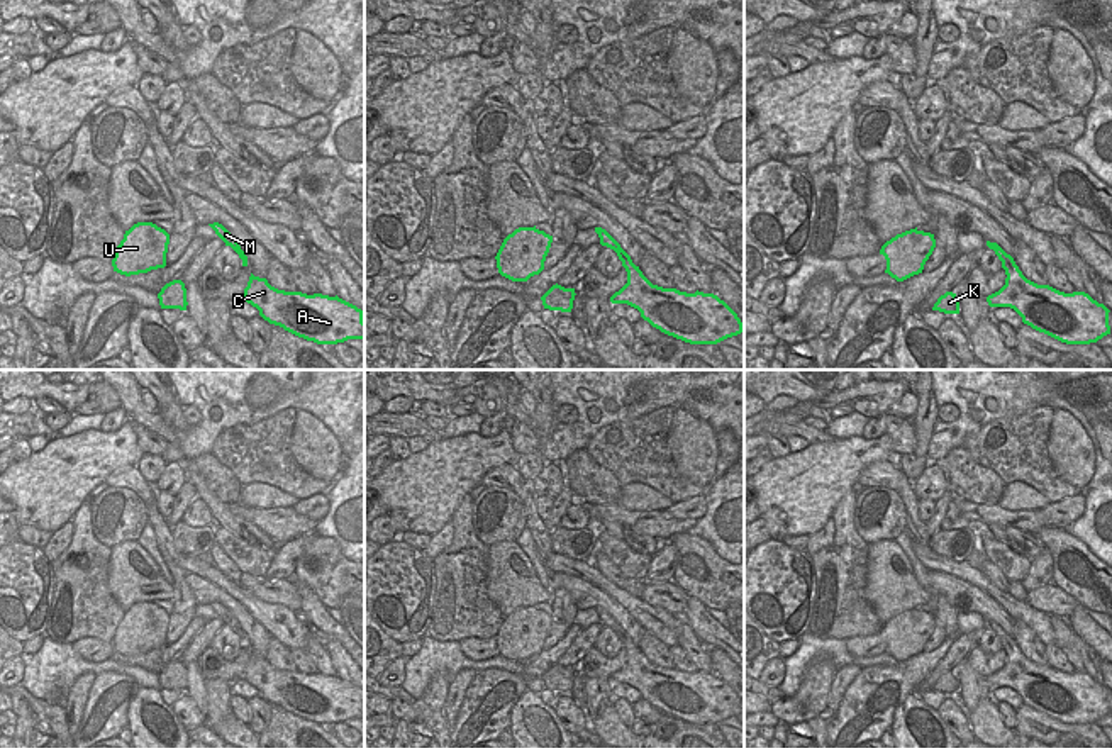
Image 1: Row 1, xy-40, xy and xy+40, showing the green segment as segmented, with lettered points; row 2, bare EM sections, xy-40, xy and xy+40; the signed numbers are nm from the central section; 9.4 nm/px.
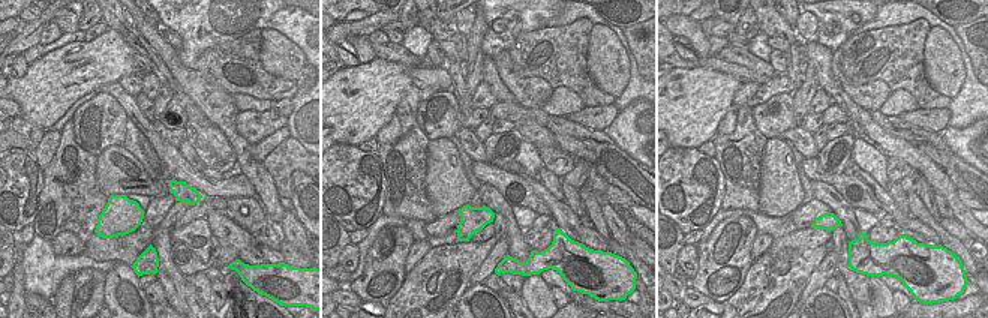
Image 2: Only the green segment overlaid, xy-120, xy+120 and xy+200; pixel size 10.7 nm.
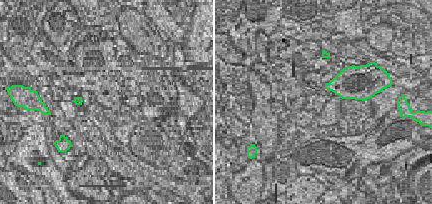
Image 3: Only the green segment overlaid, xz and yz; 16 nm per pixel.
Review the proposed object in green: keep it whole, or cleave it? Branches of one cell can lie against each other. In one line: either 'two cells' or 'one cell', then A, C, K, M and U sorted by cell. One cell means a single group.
one cell; groups A C K M U

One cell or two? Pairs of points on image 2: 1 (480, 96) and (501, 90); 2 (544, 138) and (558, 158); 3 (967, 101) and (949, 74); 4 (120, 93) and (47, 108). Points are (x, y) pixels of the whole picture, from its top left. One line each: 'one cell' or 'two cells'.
1: two cells
2: two cells
3: two cells
4: two cells

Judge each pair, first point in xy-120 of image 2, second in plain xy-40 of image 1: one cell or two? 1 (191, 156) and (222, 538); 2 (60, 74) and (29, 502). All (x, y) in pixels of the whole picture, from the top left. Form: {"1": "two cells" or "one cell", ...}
{"1": "two cells", "2": "one cell"}

